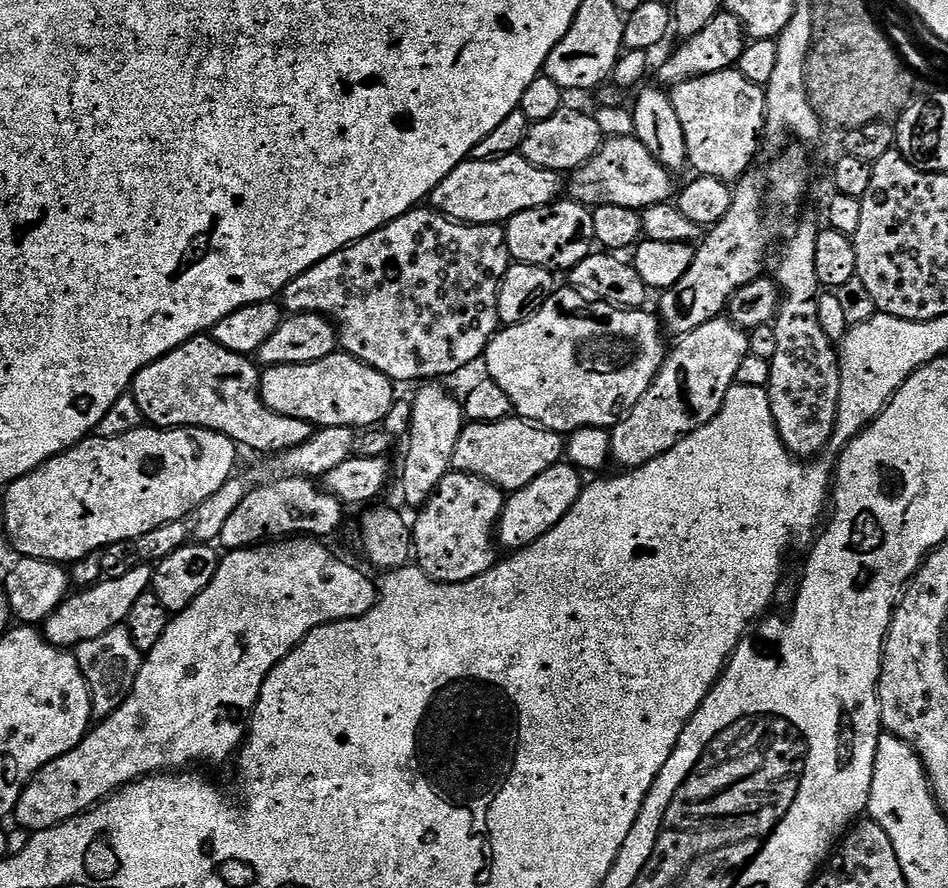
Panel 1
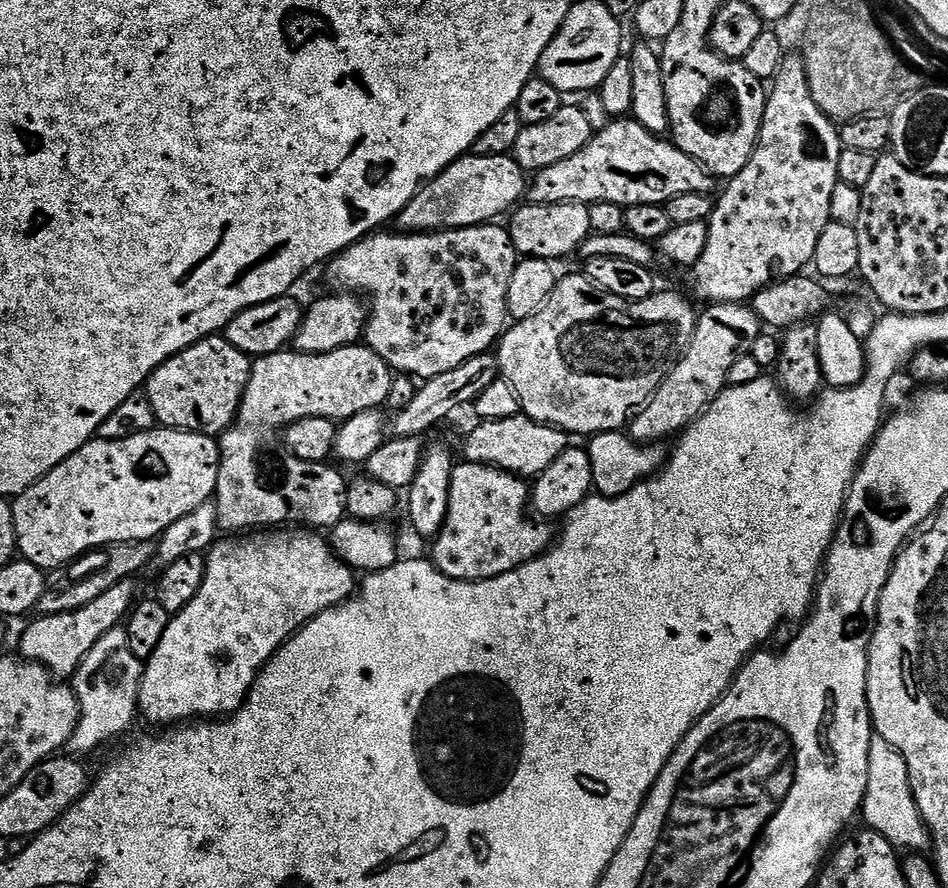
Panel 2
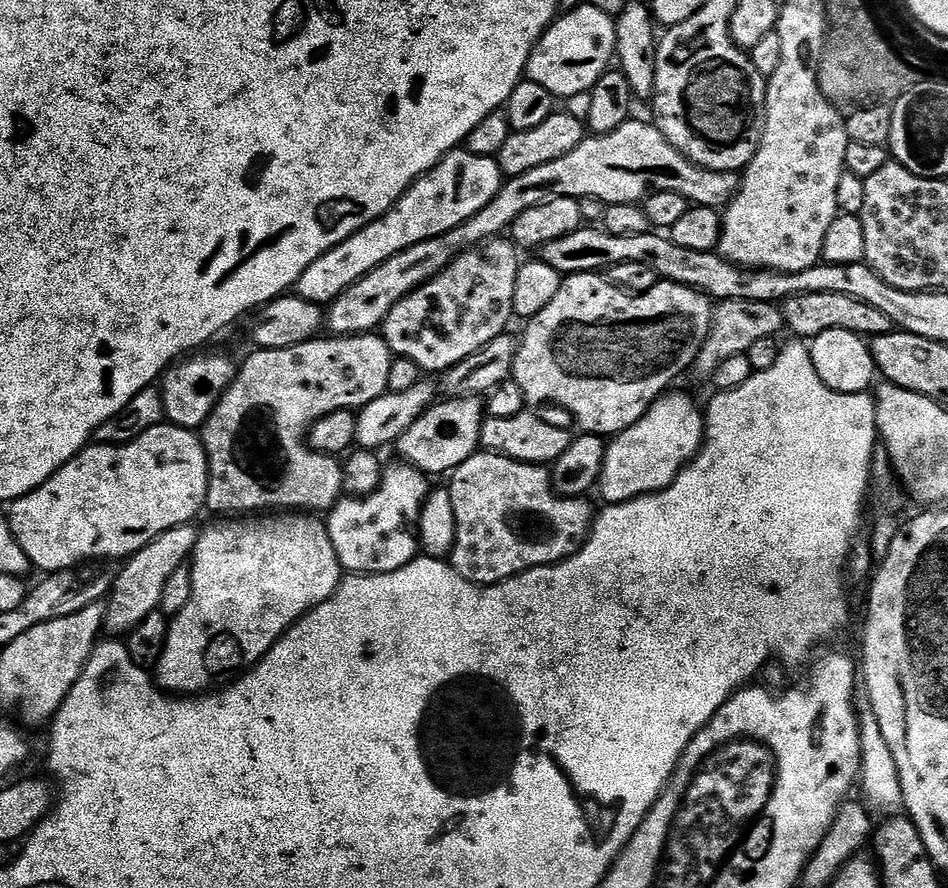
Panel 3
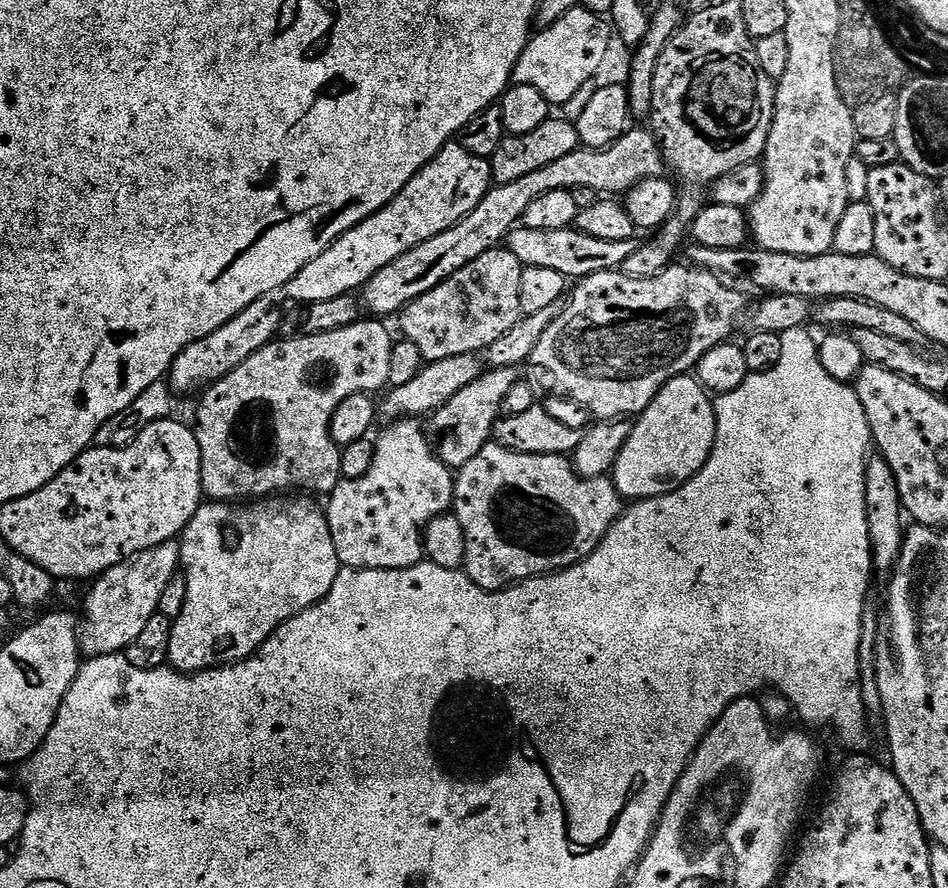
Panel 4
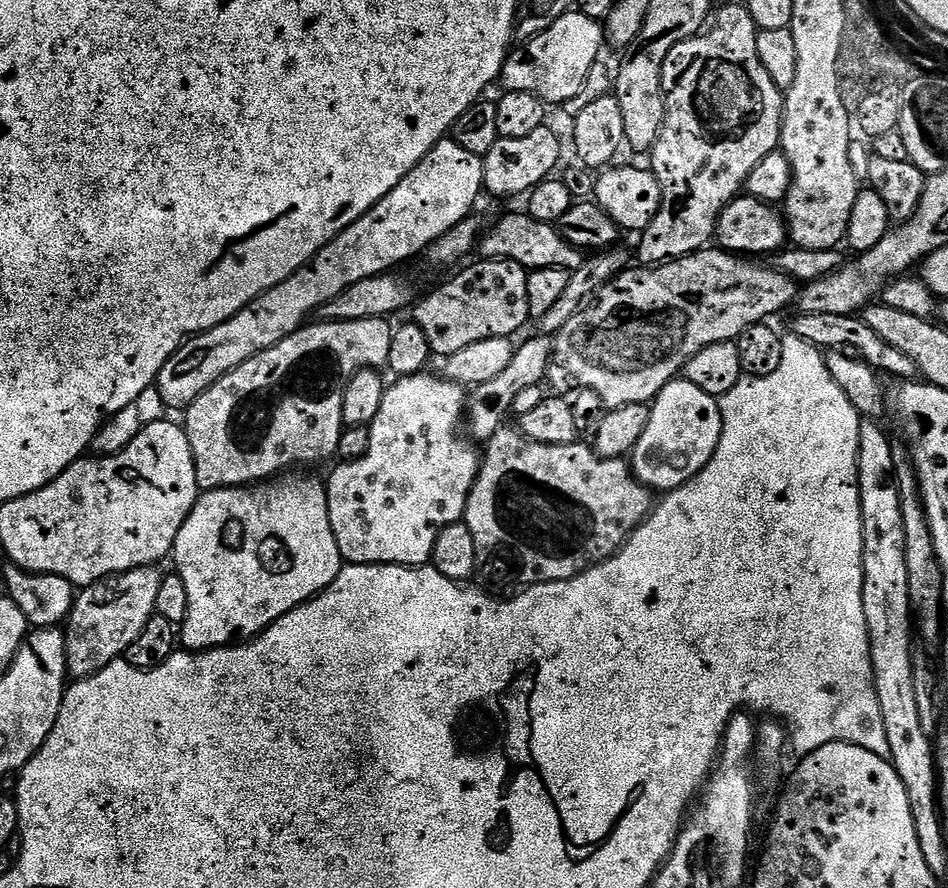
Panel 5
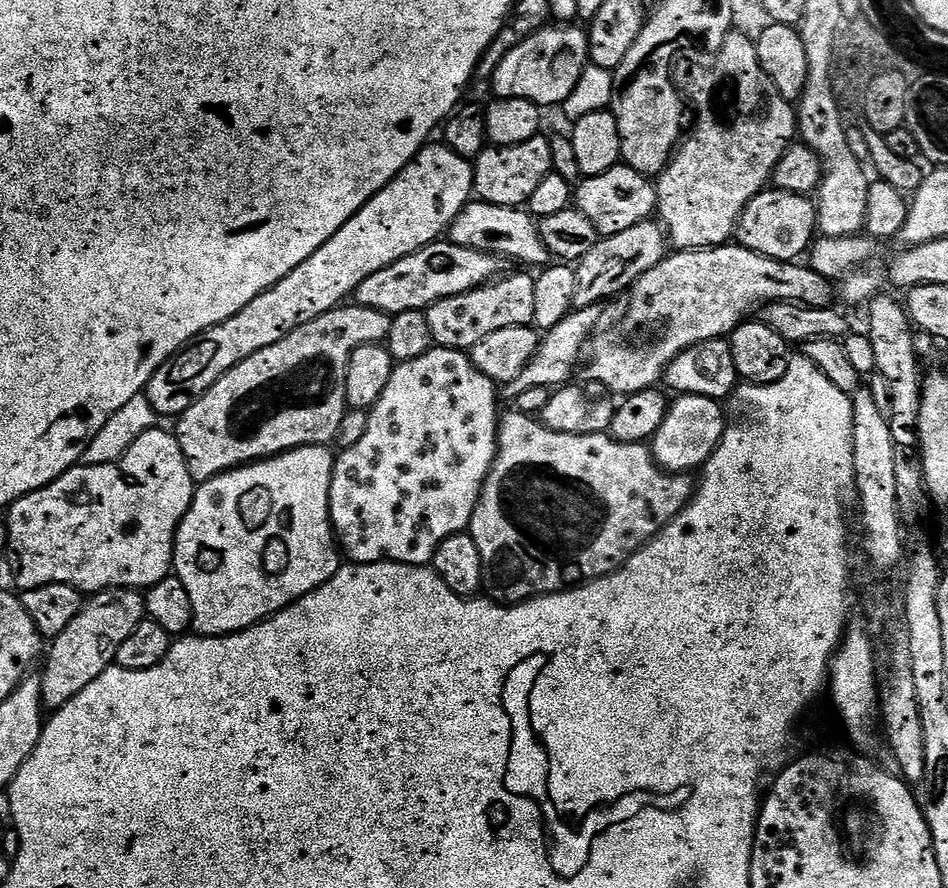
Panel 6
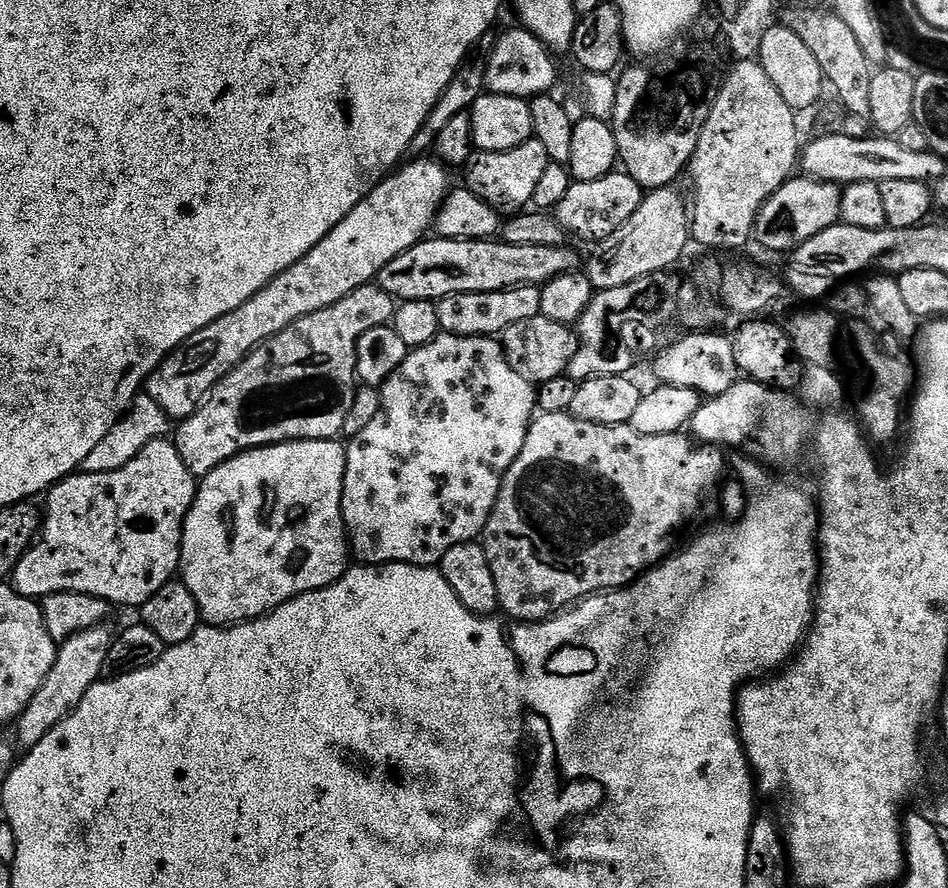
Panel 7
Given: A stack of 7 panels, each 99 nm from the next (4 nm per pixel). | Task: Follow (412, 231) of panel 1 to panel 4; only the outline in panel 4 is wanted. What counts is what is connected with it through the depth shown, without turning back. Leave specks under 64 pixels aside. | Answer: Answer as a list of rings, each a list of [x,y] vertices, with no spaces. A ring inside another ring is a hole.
[[[506,246],[492,248],[482,258],[474,258],[470,266],[462,266],[458,274],[446,278],[434,290],[422,294],[412,304],[404,307],[399,313],[400,328],[403,339],[414,342],[418,350],[422,350],[422,358],[426,362],[441,360],[442,358],[458,358],[458,354],[480,354],[487,350],[491,344],[498,342],[506,330],[514,330],[522,315],[521,287],[522,274],[525,266],[514,258],[514,254]]]

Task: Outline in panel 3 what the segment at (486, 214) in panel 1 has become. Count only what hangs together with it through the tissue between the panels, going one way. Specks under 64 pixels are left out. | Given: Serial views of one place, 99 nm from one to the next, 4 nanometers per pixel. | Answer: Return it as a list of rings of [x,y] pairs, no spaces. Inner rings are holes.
[[[467,150],[449,152],[425,176],[418,177],[386,215],[379,216],[322,254],[322,258],[310,262],[294,286],[295,295],[321,306],[331,304],[350,286],[354,286],[354,282],[390,258],[402,254],[402,250],[410,250],[410,246],[444,236],[462,222],[474,218],[478,210],[485,208],[500,193],[505,179],[495,156],[475,156]]]

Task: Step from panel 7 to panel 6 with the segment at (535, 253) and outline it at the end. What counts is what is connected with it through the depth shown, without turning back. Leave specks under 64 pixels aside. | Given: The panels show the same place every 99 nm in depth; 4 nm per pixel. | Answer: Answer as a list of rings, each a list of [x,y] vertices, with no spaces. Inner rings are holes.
[[[451,242],[445,245],[445,248],[440,248],[439,243],[428,244],[422,250],[386,266],[386,270],[370,274],[370,278],[358,286],[354,294],[355,303],[389,314],[426,310],[442,298],[480,288],[501,275],[501,257]]]

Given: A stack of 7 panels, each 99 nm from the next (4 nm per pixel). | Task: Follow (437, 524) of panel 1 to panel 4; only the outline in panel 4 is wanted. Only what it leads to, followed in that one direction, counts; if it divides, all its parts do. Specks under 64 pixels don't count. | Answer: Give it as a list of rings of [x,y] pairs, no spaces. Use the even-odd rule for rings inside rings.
[[[489,442],[482,450],[478,450],[478,454],[474,454],[474,458],[470,458],[470,462],[466,462],[466,466],[459,468],[455,477],[456,489],[452,499],[452,508],[458,522],[462,522],[462,530],[466,533],[466,558],[464,559],[463,571],[467,572],[477,586],[487,592],[499,592],[502,588],[519,584],[521,580],[532,580],[535,576],[547,576],[582,562],[600,545],[602,538],[612,529],[616,519],[622,515],[622,497],[611,479],[608,476],[599,476],[588,480],[585,476],[578,475],[568,456],[522,454],[509,448],[503,448],[495,442]]]

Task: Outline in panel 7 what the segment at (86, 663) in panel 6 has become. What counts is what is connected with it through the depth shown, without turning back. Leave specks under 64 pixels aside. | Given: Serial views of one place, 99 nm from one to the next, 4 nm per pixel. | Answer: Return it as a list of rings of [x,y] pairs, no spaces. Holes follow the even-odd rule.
[[[101,626],[82,630],[59,645],[54,670],[46,674],[46,682],[38,686],[38,694],[34,694],[30,706],[14,725],[15,743],[21,749],[38,746],[38,742],[42,742],[42,738],[46,738],[46,734],[58,726],[58,722],[65,720],[79,706],[86,690],[90,690],[90,686],[94,686],[104,676],[106,654],[114,639],[113,633],[108,633],[106,629]]]

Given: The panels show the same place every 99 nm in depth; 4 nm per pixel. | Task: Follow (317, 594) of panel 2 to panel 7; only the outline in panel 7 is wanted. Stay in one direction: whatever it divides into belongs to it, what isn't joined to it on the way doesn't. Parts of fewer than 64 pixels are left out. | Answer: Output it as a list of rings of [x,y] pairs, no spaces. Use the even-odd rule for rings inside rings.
[[[339,439],[289,440],[286,444],[269,444],[267,448],[251,448],[248,452],[241,452],[239,456],[218,465],[212,473],[199,481],[192,508],[184,520],[178,572],[182,577],[182,582],[190,590],[190,594],[194,594],[198,602],[201,621],[205,625],[231,626],[242,624],[245,620],[257,620],[259,616],[268,615],[278,606],[285,604],[287,600],[293,600],[294,597],[307,592],[322,590],[344,577],[344,573],[350,567],[350,545],[348,533],[344,530],[341,500],[346,470],[346,458],[344,457],[346,448],[343,443],[340,443]]]

